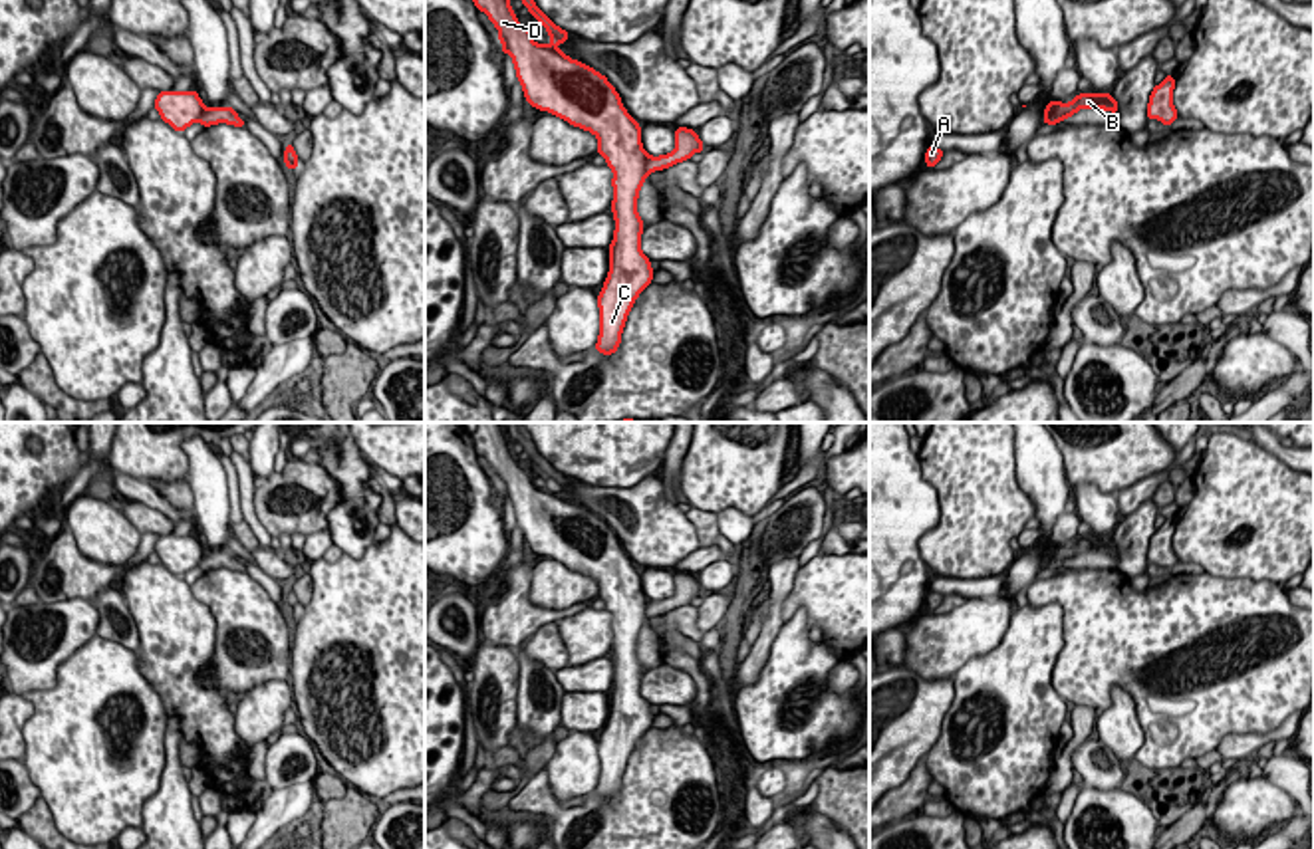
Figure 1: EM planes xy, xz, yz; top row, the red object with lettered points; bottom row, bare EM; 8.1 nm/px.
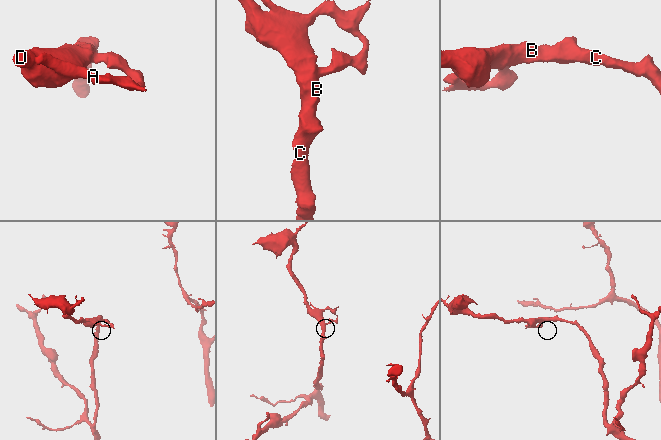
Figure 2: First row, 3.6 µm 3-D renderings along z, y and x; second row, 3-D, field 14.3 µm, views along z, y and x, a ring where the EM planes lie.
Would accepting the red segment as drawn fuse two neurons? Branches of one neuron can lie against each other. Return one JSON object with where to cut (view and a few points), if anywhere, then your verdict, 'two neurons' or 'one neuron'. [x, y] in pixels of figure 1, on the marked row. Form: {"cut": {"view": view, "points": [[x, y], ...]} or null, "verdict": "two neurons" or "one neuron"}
{"cut": {"view": "xz", "points": [[648, 155], [646, 173]]}, "verdict": "two neurons"}

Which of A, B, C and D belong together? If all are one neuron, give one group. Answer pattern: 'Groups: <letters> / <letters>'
Groups: A / B C D

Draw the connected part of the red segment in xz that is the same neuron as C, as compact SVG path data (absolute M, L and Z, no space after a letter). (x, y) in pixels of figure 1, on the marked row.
M472 0L498 30L502 54L512 58L526 101L597 137L597 155L613 171L609 272L597 296L599 335L593 349L613 355L627 315L653 282L651 260L641 252L643 220L637 198L647 181L641 125L627 113L605 75L572 60L556 44L536 44L510 0Z

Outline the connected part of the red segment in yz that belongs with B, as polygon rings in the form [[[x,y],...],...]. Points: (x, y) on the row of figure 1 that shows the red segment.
[[[1090,91],[1090,93],[1078,93],[1068,103],[1050,99],[1042,117],[1048,119],[1056,113],[1062,113],[1064,119],[1070,119],[1080,109],[1104,109],[1104,111],[1112,111],[1112,113],[1117,115],[1119,105],[1112,97],[1112,93],[1094,93],[1094,91]]]

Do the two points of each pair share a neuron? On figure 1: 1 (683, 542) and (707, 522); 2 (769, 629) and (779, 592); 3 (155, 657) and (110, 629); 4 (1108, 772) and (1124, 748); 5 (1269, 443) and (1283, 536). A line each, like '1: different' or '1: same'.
1: different
2: same
3: different
4: different
5: different

